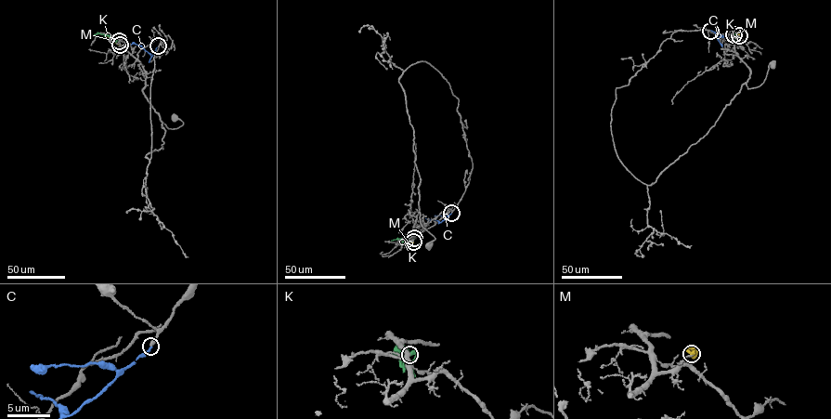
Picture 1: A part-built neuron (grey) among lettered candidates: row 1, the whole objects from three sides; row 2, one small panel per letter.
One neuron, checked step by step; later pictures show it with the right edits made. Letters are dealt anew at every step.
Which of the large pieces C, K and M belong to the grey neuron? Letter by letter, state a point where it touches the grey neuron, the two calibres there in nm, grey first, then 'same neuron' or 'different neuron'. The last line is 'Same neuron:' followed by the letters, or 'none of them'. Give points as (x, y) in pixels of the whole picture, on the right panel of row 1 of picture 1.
C: meets grey at (710, 31); 340 nm thick on the grey side, 220 nm on the other; same neuron
K: meets grey at (733, 34); 360 nm thick on the grey side, 280 nm on the other; different neuron
M: meets grey at (739, 35); 140 nm thick on the grey side, 280 nm on the other; different neuron
Same neuron: C

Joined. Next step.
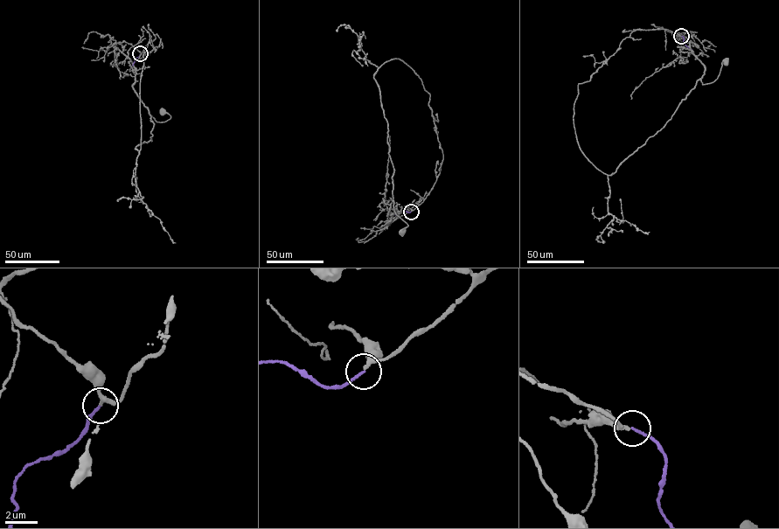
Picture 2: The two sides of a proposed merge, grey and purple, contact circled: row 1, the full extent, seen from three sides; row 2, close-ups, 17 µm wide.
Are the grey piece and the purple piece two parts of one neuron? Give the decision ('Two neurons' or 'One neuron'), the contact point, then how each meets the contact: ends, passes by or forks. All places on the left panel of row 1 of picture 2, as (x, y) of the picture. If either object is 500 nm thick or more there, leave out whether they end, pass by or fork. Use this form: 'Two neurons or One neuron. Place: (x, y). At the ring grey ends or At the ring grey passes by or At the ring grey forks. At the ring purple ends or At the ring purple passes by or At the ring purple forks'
One neuron. Place: (140, 53). At the ring grey passes by. At the ring purple ends

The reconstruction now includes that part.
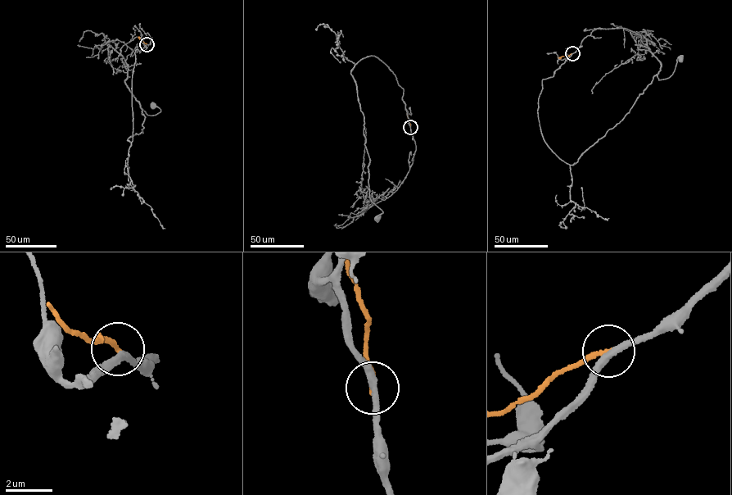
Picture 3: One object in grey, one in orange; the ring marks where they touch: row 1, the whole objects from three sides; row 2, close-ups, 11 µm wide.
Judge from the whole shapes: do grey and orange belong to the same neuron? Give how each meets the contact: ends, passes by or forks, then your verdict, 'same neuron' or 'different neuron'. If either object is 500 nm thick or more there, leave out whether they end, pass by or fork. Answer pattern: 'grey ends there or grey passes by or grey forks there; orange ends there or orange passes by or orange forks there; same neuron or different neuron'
grey passes by; orange ends there; different neuron

